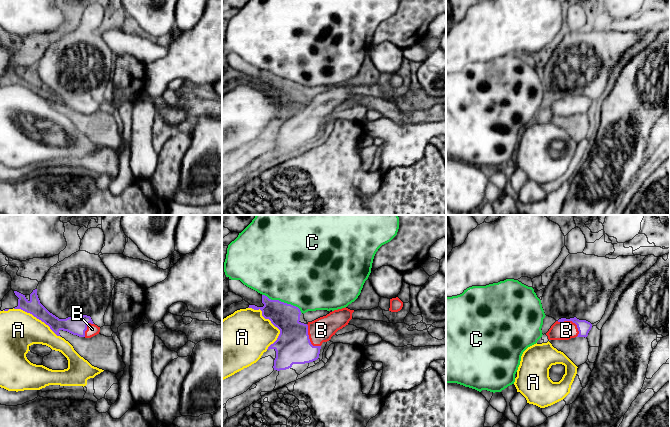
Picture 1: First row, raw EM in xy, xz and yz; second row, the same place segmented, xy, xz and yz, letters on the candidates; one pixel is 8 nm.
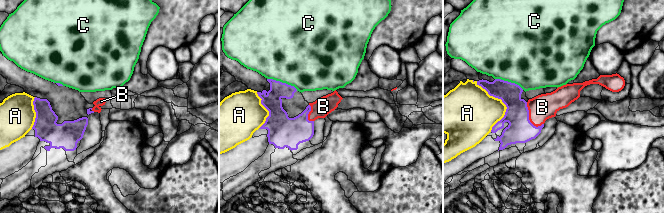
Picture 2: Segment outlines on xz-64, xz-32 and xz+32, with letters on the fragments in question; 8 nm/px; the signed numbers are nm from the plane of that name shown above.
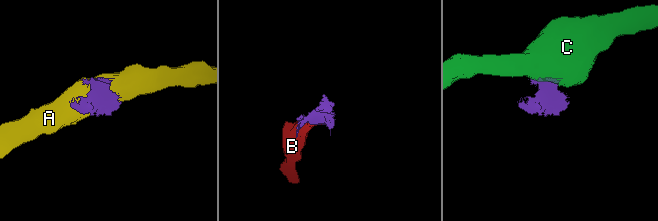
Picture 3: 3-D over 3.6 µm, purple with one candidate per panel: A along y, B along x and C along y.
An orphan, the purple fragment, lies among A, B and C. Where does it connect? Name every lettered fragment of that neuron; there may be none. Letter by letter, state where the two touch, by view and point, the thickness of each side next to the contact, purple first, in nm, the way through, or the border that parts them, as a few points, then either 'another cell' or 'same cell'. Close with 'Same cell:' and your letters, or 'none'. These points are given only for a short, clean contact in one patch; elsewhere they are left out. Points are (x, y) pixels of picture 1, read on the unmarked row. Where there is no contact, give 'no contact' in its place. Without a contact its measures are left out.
A: meets purple in xz at (272, 99); 280 nm thick on the purple side, 400 nm on the other; another cell
B: meets purple in yz at (572, 97); 100 nm thick on the purple side, 150 nm on the other; runs through yz (584, 103), (578, 103), (572, 97), (566, 106); same cell
C: meets purple in xz at (282, 78); 220 nm thick on the purple side, 500 nm on the other; border along xz (262, 70), (271, 75), (278, 75), (295, 81), (301, 88); another cell
Same cell: B

